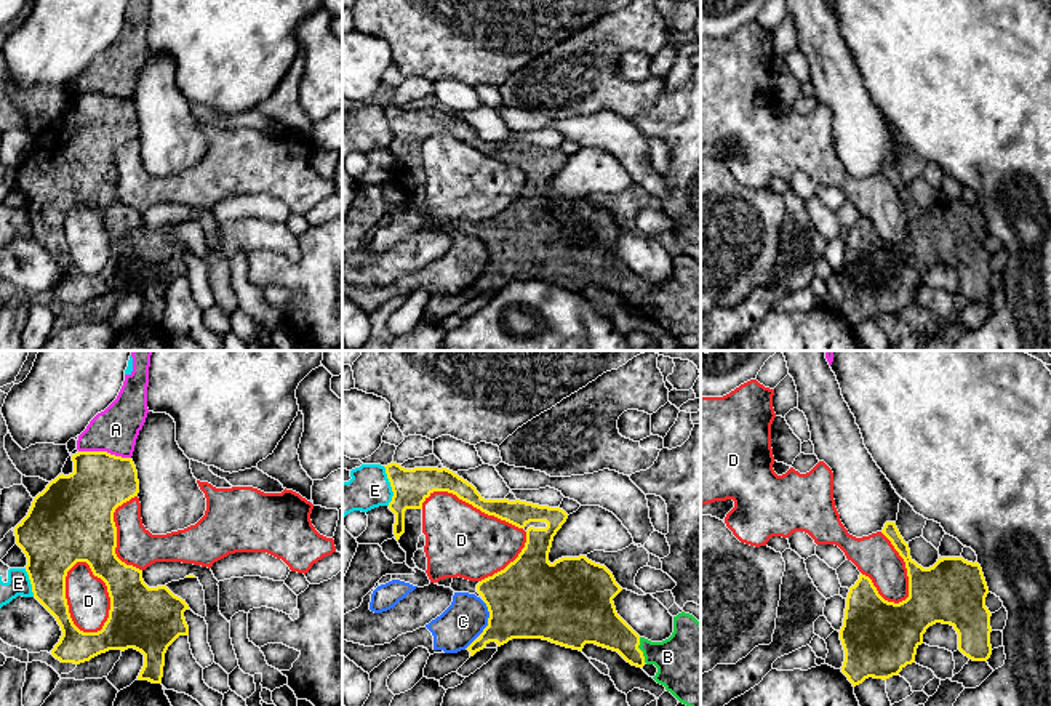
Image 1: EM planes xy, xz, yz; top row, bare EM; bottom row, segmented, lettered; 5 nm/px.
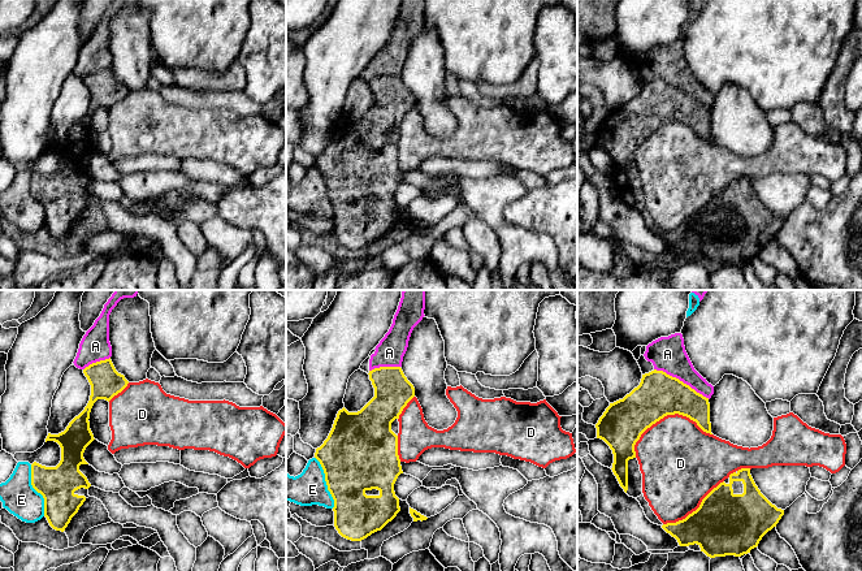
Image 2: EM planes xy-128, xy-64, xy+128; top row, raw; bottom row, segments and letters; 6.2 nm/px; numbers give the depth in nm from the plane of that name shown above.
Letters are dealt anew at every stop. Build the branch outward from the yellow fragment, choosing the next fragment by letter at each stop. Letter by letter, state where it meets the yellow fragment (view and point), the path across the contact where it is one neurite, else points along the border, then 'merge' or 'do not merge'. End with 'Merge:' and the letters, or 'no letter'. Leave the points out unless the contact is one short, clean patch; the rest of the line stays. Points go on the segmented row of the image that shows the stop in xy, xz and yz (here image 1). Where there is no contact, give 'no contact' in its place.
A: meets yellow in xy at (104, 452); do not merge
B: meets yellow in xz at (640, 650); runs through xz (599, 623), (640, 650), (674, 657), (688, 663); merge
C: meets yellow in xz at (488, 618); do not merge
D: meets yellow in xy at (107, 591); do not merge
E: meets yellow in xz at (391, 485); border along xz (383, 466), (392, 492), (389, 505); do not merge
Merge: B

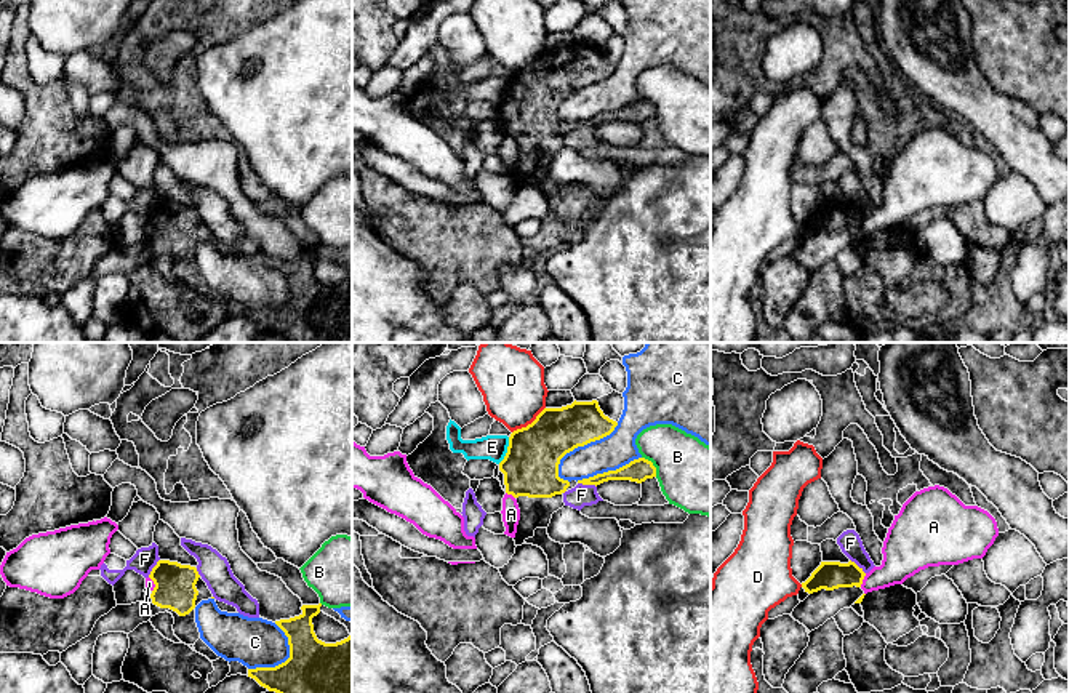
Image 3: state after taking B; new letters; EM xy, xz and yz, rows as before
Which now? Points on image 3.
A: meets yellow in yz at (863, 578); border along yz (866, 573), (860, 586); do not merge
B: meets yellow in xz at (652, 464); do not merge
C: meets yellow in xz at (581, 445); do not merge
D: meets yellow in xz at (528, 424); do not merge
E: meets yellow in xz at (508, 450); border along xz (509, 437), (506, 455), (498, 463); do not merge
F: meets yellow in xz at (588, 484); do not merge
Merge: no letter

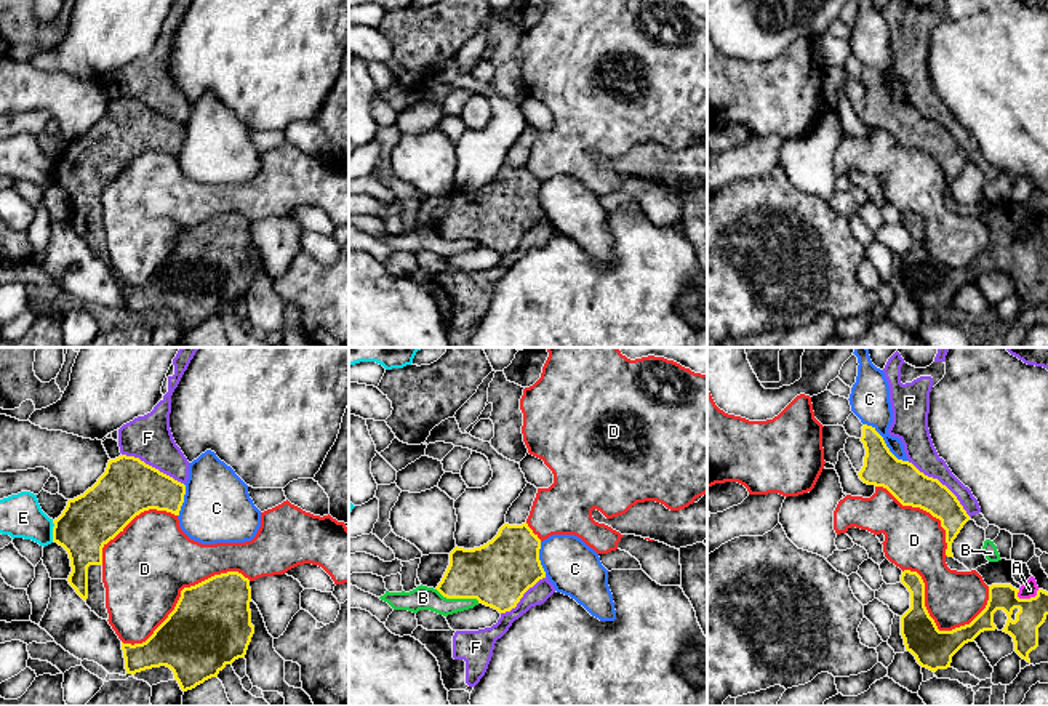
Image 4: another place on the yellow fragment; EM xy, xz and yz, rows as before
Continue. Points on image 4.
A: meets yellow in yz at (1028, 599); do not merge
B: meets yellow in xz at (458, 597); do not merge
C: meets yellow in yz at (885, 444); do not merge
D: meets yellow in xy at (181, 593); do not merge
E: meets yellow in xy at (53, 530); border along xy (52, 521), (53, 540); do not merge
F: meets yellow in yz at (940, 482); do not merge
Merge: no letter

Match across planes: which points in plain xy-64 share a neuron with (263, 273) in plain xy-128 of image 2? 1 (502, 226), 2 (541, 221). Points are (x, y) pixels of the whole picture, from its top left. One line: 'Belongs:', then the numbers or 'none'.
Belongs: 1

